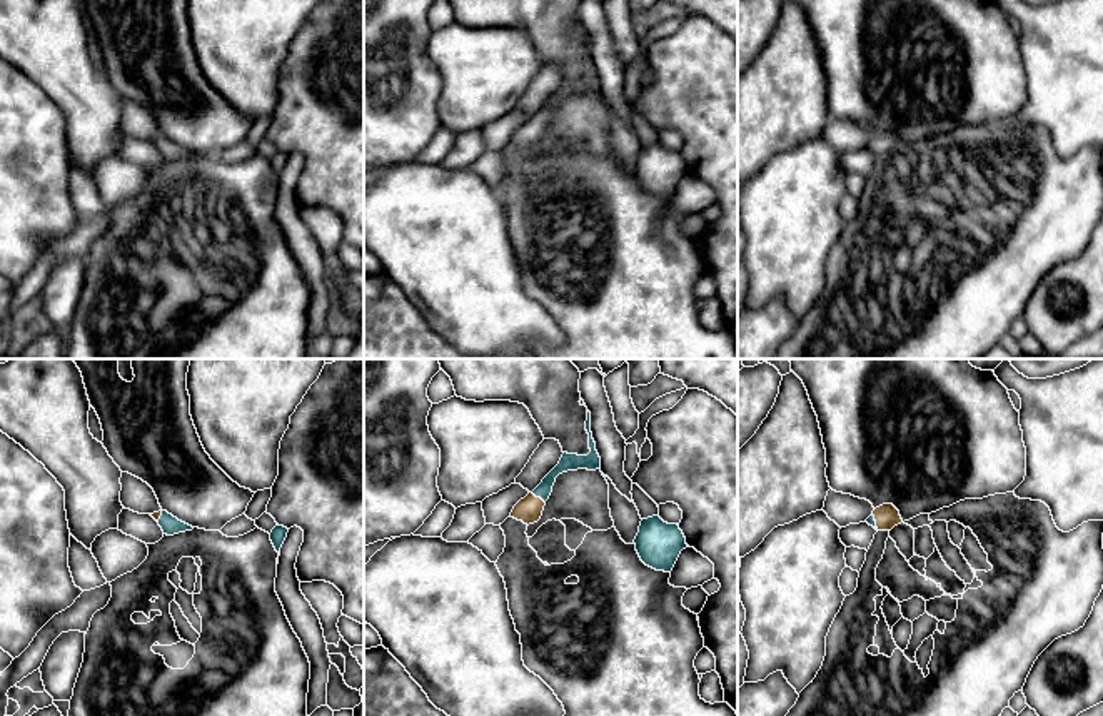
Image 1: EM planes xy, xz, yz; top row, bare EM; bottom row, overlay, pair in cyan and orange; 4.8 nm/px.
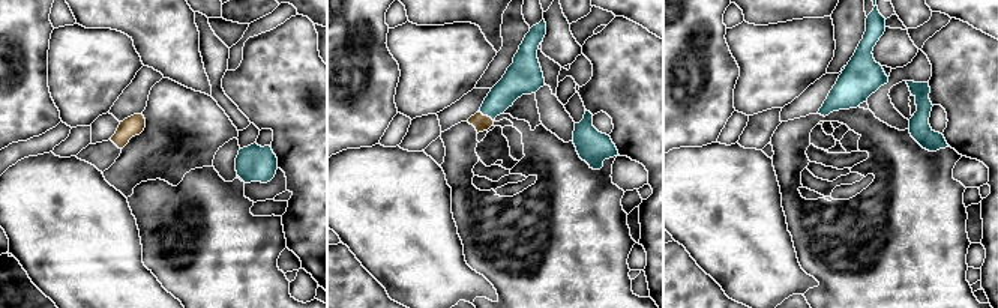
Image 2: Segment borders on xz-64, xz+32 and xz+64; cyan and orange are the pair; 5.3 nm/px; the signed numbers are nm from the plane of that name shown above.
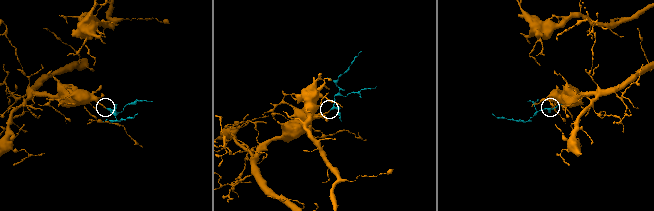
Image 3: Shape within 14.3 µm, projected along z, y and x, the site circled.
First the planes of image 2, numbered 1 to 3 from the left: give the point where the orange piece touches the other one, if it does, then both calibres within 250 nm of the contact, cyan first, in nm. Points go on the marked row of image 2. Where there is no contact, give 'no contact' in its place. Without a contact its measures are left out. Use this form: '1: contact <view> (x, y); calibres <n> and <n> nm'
1: no contact
2: contact xz+32 (486, 114); calibres 160 and 90 nm
3: no contact

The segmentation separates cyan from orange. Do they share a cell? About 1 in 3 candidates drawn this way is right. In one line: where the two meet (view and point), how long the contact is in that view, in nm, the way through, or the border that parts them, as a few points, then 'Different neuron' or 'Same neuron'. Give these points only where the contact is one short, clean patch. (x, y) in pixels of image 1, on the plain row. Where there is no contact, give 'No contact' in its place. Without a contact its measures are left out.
Touches cyan at xz (538, 122). Shared border 90 nm. Path across: xz (568, 87), (538, 122), (529, 136). Same neuron

